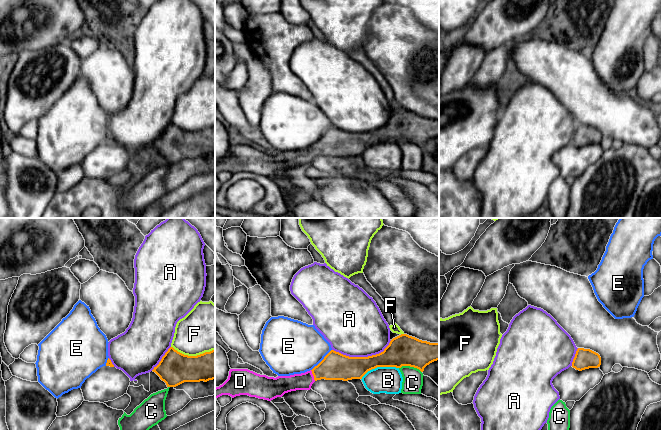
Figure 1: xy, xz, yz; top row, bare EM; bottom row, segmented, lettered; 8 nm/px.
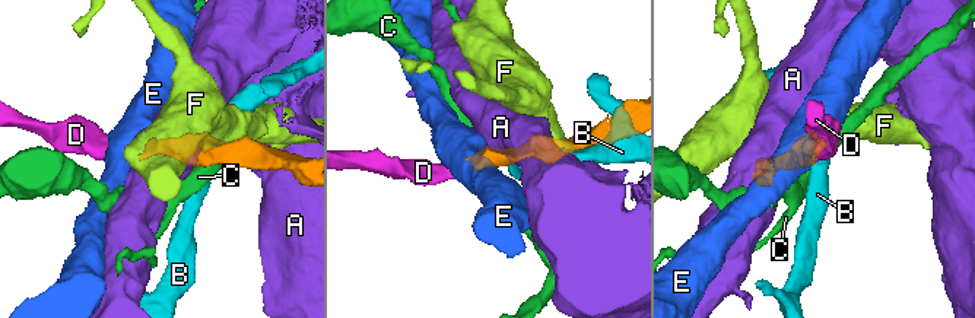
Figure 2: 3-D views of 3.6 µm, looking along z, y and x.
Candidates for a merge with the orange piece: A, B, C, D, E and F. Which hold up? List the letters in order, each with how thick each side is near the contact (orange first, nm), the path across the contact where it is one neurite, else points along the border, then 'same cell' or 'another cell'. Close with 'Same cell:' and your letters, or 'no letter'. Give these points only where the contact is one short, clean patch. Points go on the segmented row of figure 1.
A: 220 nm thick on the orange side, 480 nm on the other; another cell
B: 260 nm thick on the orange side, 220 nm on the other; another cell
C: 260 nm thick on the orange side, 160 nm on the other; border along xz (399, 367), (413, 366), (421, 372); another cell
D: 220 nm thick on the orange side, 140 nm on the other; runs through xz (335, 366), (313, 375), (304, 381), (284, 384); same cell
E: 220 nm thick on the orange side, 420 nm on the other; border along xz (331, 349), (311, 370); another cell
F: 260 nm thick on the orange side, 360 nm on the other; another cell
Same cell: D

